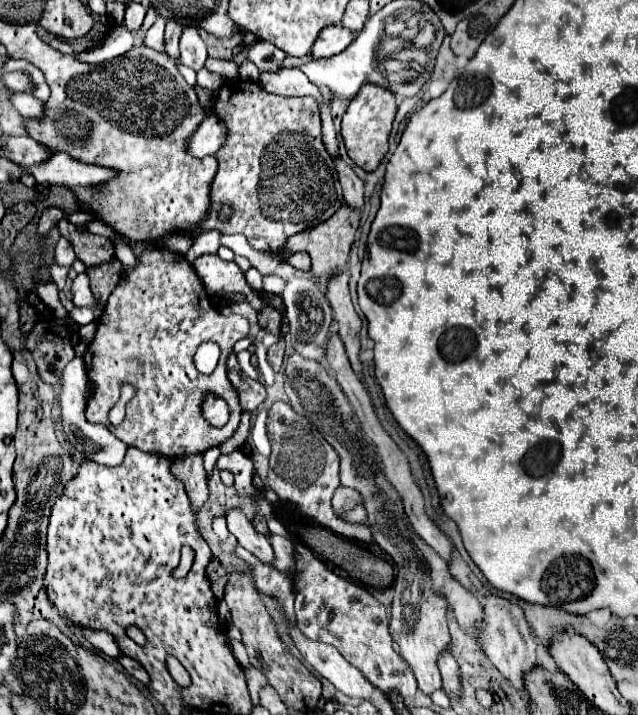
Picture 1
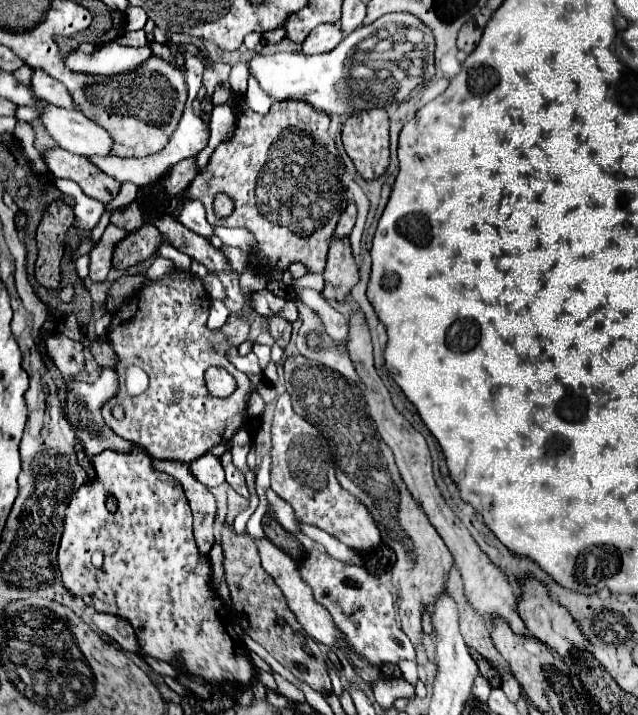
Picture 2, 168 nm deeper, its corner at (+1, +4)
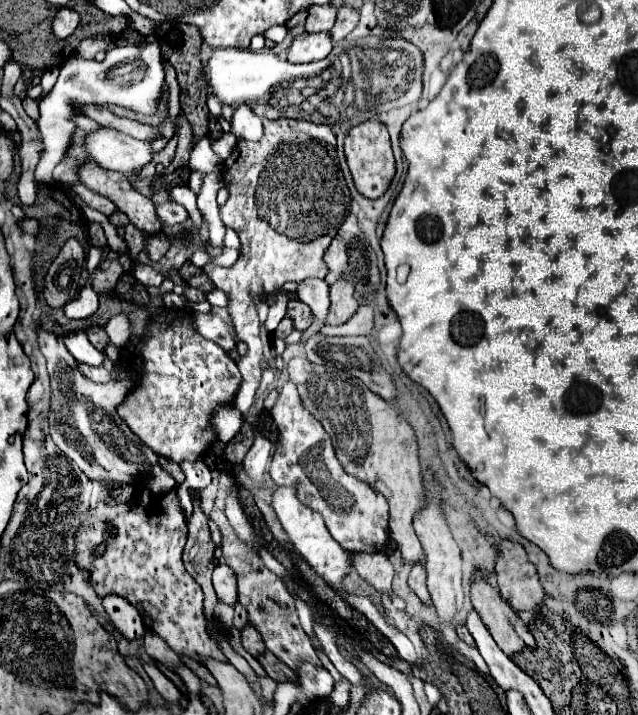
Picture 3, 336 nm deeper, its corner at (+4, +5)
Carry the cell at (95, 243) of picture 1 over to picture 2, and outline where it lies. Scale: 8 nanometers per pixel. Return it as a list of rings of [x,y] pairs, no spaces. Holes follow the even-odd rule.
[[[145,223],[141,229],[129,233],[123,241],[115,245],[113,267],[127,269],[141,261],[147,261],[151,255],[155,255],[161,241],[163,239],[157,233],[157,227],[153,223]]]

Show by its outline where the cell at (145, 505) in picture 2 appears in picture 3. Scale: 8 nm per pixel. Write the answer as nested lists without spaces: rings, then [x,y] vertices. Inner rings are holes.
[[[154,466],[144,482],[140,482],[140,502],[146,504],[148,510],[120,510],[120,504],[110,506],[100,502],[94,514],[90,514],[76,532],[76,564],[90,572],[90,580],[98,596],[124,596],[142,614],[146,614],[148,628],[162,636],[176,654],[184,654],[194,660],[200,656],[224,662],[226,656],[206,632],[202,590],[182,564],[188,526],[178,504],[174,478],[160,466]],[[106,524],[116,528],[114,540],[106,538]],[[102,542],[106,544],[106,552],[98,556],[96,548]]]

